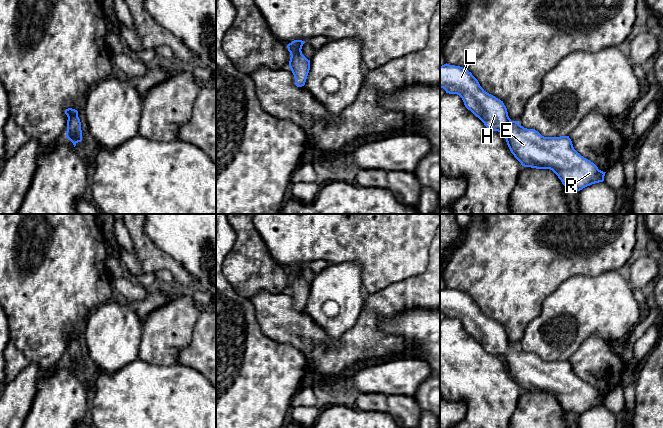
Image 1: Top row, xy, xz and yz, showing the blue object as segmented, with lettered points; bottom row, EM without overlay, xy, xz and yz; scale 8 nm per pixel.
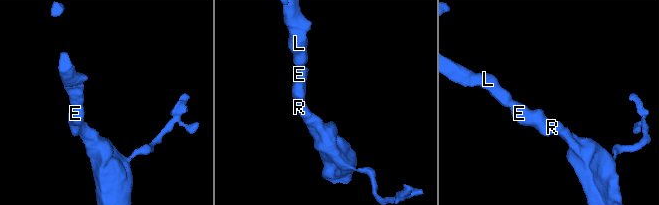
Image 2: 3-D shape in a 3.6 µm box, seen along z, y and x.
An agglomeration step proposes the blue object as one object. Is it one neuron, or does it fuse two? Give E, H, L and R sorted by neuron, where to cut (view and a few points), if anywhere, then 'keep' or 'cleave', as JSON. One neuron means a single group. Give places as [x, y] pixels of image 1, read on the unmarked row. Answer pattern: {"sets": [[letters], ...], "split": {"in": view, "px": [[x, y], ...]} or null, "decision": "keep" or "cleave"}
{"sets": [["E", "H", "L", "R"]], "split": null, "decision": "keep"}

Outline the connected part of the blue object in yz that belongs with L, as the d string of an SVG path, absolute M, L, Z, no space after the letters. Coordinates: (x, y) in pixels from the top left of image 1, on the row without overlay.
M447 287L440 290L440 312L459 319L488 353L501 356L522 390L550 393L564 410L577 415L604 405L606 396L581 380L569 360L544 361L512 345L503 325L487 317L467 293Z

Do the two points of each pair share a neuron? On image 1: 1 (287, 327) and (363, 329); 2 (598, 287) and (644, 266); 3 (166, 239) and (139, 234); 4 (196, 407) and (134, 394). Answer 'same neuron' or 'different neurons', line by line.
1: same neuron
2: different neurons
3: different neurons
4: same neuron

